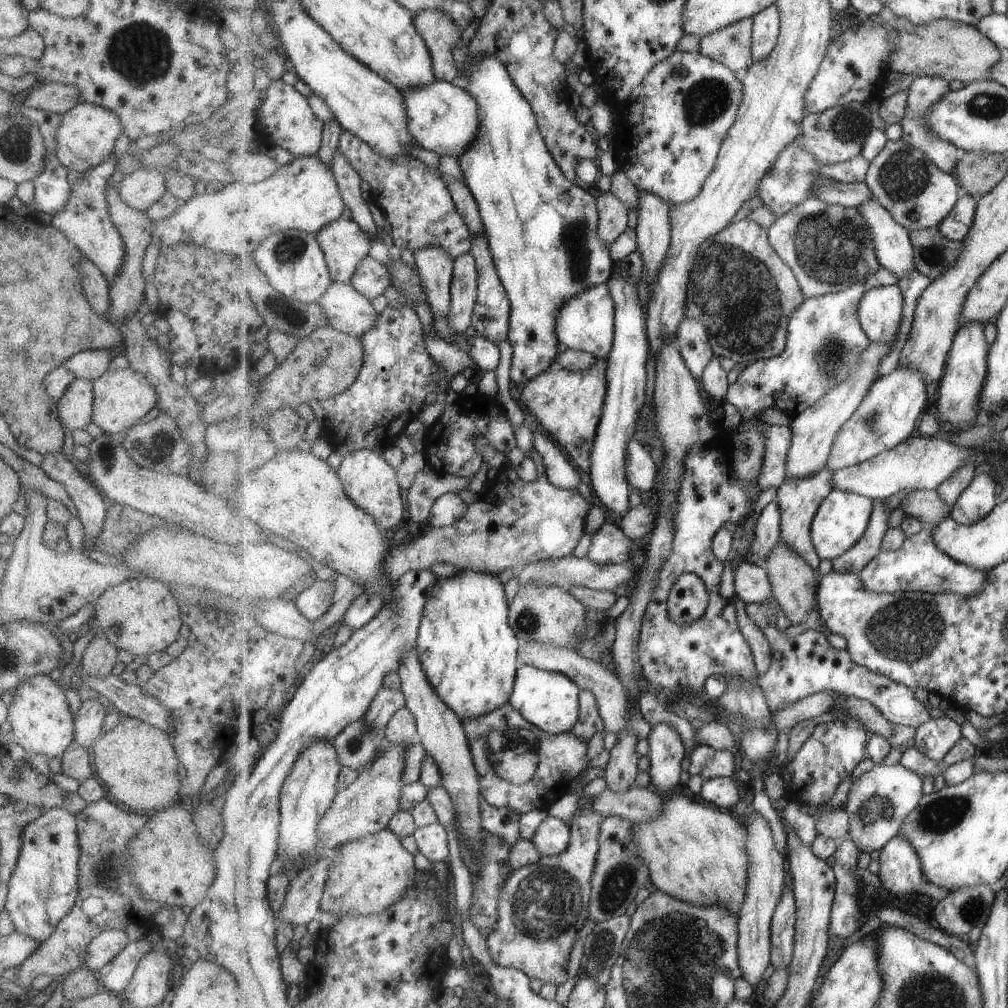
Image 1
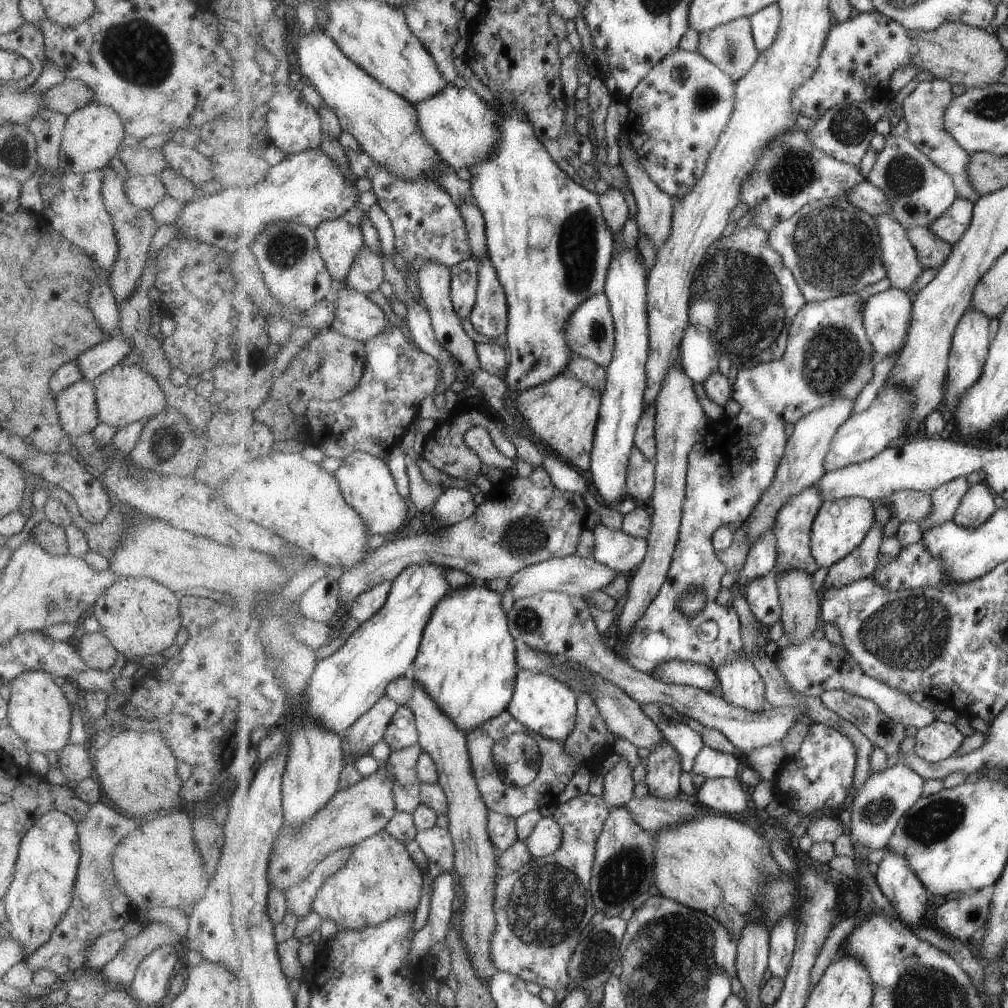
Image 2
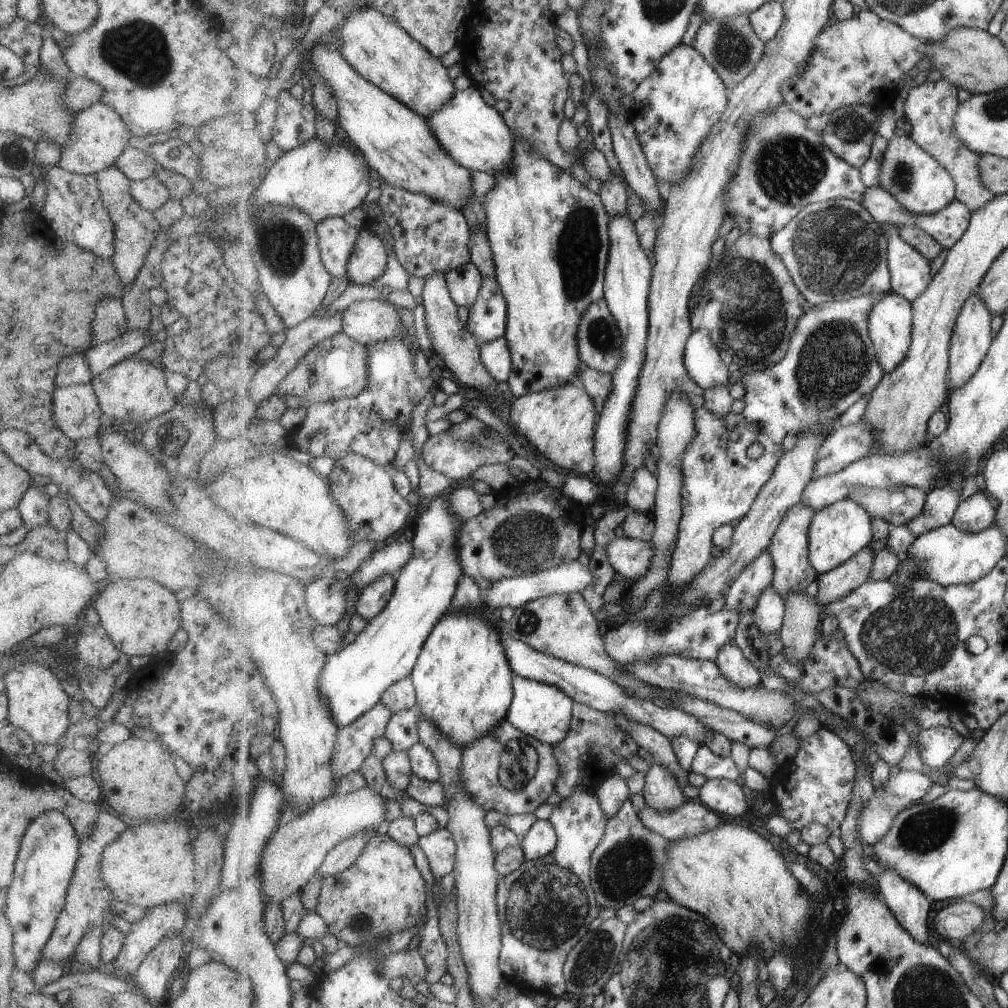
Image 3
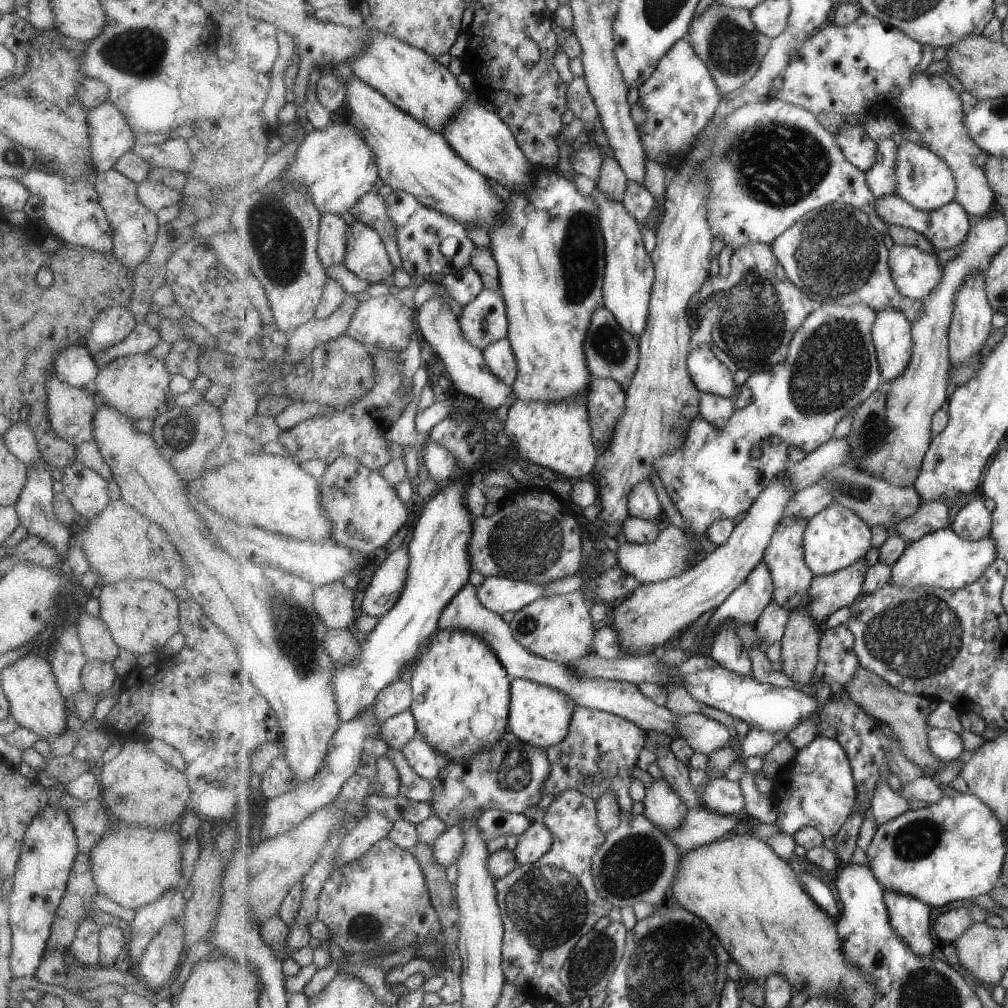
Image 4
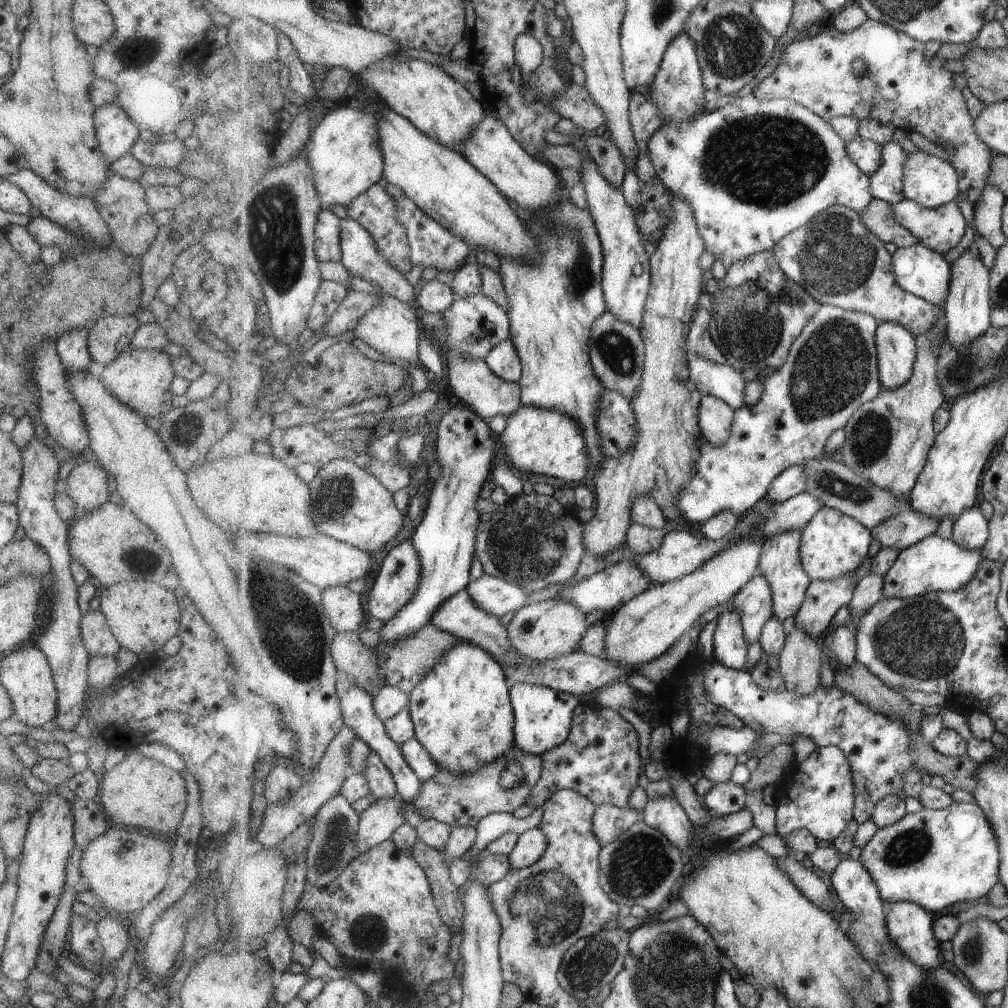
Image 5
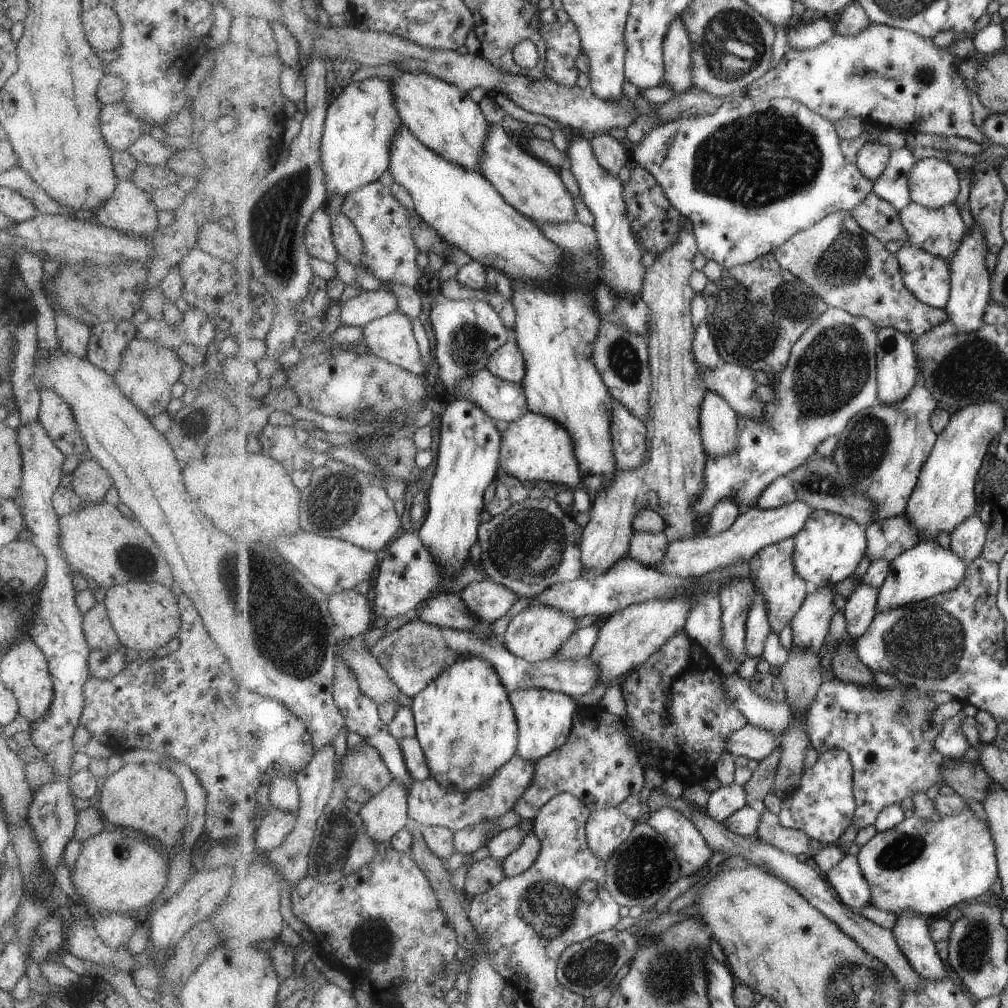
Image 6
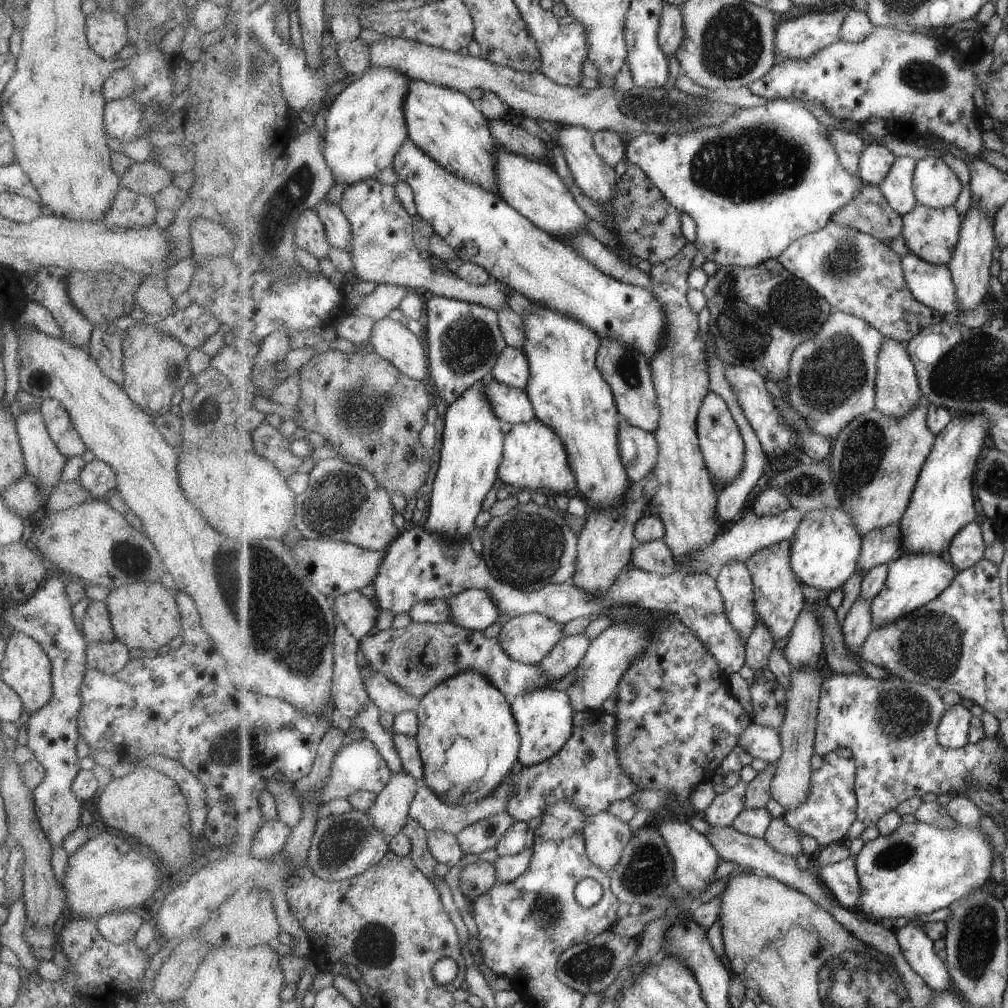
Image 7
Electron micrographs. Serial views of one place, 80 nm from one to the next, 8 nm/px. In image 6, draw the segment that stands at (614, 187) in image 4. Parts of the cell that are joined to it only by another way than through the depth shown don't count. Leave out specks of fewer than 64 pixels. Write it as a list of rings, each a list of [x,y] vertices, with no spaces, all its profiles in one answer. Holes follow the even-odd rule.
[[[600,133],[593,137],[593,148],[598,161],[607,169],[607,172],[617,175],[623,166],[628,166],[627,150],[619,141],[617,133]]]

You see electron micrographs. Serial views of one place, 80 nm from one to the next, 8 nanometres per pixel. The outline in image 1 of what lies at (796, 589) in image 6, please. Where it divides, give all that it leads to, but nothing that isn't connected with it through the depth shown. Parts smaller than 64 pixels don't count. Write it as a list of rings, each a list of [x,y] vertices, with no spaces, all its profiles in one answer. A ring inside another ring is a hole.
[[[825,467],[818,475],[813,475],[801,480],[787,479],[777,489],[778,505],[782,514],[782,531],[780,540],[791,548],[792,551],[799,553],[815,570],[819,568],[821,562],[817,549],[812,539],[812,524],[822,507],[822,502],[834,490],[832,483],[833,470]]]

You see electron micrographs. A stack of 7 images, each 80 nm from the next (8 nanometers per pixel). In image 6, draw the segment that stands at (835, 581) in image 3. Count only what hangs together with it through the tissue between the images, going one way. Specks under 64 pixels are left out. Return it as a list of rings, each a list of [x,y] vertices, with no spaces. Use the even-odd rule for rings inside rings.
[[[833,586],[811,587],[806,601],[793,620],[793,646],[821,655],[831,620],[838,611]]]

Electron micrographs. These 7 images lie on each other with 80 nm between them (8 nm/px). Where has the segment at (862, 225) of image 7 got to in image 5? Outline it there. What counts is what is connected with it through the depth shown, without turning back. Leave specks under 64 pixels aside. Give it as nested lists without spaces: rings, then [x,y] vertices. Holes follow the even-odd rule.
[[[874,198],[860,213],[862,221],[870,231],[880,236],[886,243],[893,242],[897,247],[908,247],[922,242],[910,230],[901,226],[894,215],[894,205],[891,203]]]

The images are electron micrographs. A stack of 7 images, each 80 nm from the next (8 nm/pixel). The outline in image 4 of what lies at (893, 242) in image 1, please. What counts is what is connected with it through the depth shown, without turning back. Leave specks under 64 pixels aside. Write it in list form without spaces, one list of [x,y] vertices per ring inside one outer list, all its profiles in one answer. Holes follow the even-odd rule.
[[[895,244],[890,250],[890,265],[895,284],[903,296],[913,300],[924,300],[941,284],[944,266],[941,266],[937,254],[925,252],[918,246]]]

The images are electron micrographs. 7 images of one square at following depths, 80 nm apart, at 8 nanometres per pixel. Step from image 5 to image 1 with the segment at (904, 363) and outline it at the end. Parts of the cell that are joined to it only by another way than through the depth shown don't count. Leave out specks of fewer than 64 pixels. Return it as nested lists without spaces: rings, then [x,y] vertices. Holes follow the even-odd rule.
[[[899,283],[869,289],[862,296],[858,306],[860,320],[872,342],[889,343],[895,340],[905,306],[906,298]]]

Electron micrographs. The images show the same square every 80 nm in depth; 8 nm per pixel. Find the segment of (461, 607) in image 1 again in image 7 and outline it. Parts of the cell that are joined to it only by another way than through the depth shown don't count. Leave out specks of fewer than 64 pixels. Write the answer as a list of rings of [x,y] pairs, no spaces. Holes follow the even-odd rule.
[[[475,671],[462,672],[447,679],[428,692],[418,706],[419,732],[418,740],[424,762],[423,783],[431,787],[447,804],[468,805],[478,803],[491,795],[510,775],[520,762],[521,735],[514,717],[512,702],[485,675]],[[457,740],[469,742],[463,744],[463,752],[459,754],[459,768],[447,770],[449,754],[455,748]]]

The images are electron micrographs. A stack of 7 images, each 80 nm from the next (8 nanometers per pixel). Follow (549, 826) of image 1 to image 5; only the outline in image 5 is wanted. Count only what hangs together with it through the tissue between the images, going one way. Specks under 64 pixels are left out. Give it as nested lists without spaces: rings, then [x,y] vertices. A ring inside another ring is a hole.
[[[541,827],[525,832],[508,856],[513,870],[524,869],[535,864],[547,850],[548,838]]]

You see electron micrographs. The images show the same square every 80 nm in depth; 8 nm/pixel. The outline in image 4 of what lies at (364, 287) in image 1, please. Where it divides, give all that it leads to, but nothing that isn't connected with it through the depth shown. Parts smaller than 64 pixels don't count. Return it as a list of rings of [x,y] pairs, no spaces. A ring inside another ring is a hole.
[[[355,220],[349,228],[348,251],[344,263],[359,278],[381,281],[395,271],[382,236],[365,223]]]

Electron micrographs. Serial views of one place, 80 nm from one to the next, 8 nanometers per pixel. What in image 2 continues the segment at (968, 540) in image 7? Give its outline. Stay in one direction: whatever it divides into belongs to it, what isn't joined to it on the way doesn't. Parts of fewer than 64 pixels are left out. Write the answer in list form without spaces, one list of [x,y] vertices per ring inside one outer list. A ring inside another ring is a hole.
[[[979,478],[963,497],[954,516],[954,521],[967,528],[985,524],[999,508],[1001,502],[985,480]]]

